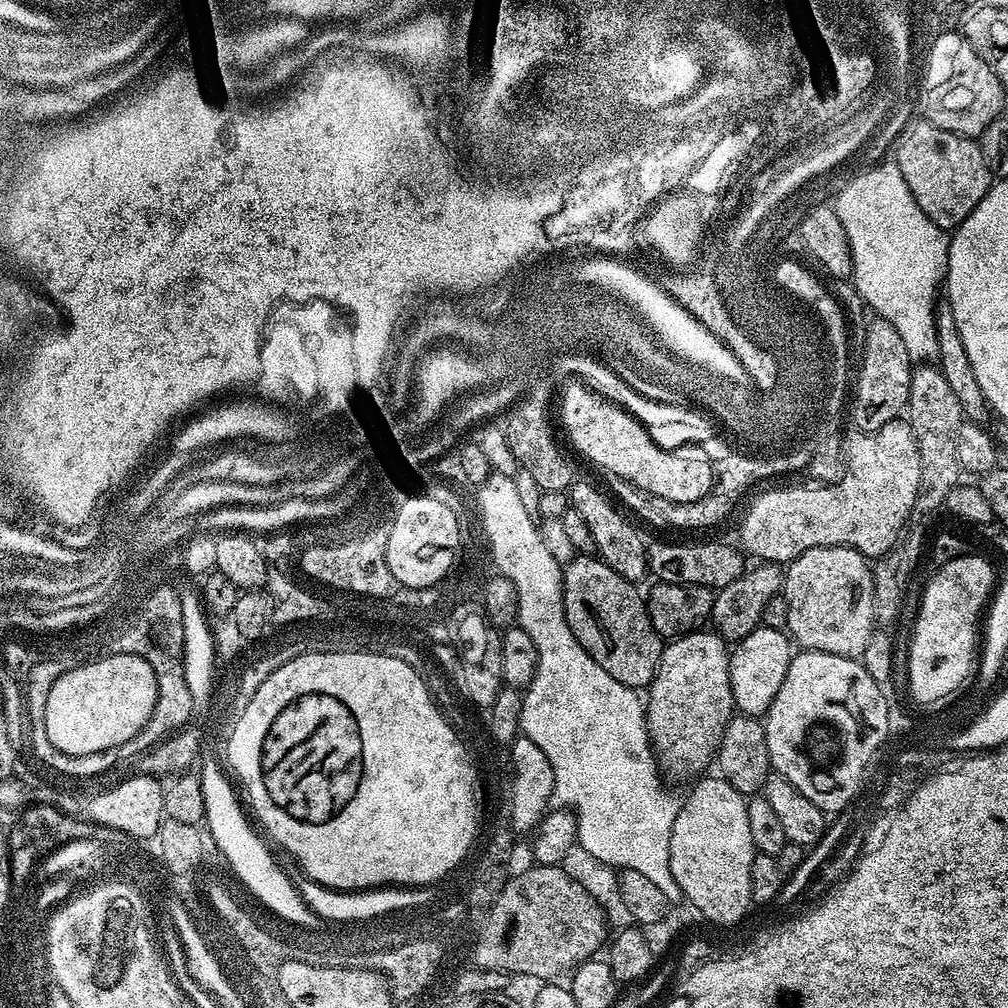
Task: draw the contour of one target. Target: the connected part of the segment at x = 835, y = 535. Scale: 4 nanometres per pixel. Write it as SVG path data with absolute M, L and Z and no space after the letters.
M904 418L886 422L886 426L873 432L857 431L855 435L848 442L846 440L845 476L838 483L810 486L812 488L772 488L749 506L740 524L738 541L739 547L749 557L757 556L757 561L784 566L798 559L806 550L822 546L846 546L869 558L888 555L912 519L912 507L918 498L922 478L918 442L914 438L914 430Z

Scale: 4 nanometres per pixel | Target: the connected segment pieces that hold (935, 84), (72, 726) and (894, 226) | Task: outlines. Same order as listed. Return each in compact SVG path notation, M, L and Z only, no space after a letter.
M948 31L927 45L926 68L920 83L918 112L947 132L978 138L990 122L1001 119L1005 85L959 31Z
M117 652L116 655L104 654L100 662L90 662L78 670L72 669L54 682L49 697L46 698L48 741L58 750L71 756L96 755L99 752L110 752L125 747L129 743L127 740L136 740L146 727L147 720L154 710L155 698L155 674L150 662L126 652Z
M880 162L872 169L872 174L857 180L851 188L841 196L840 216L847 225L852 251L851 283L856 283L860 296L873 308L879 319L890 322L894 330L898 330L910 358L914 362L932 362L938 357L938 334L936 333L936 291L941 291L942 281L948 271L948 246L950 236L914 202L914 194L910 194L910 186L906 186L906 178L902 178L902 170L898 170L895 162Z

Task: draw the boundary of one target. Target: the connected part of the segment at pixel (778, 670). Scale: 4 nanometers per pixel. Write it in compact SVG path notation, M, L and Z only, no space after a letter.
M761 626L746 634L746 638L731 649L728 658L735 711L746 716L763 717L770 710L778 690L782 690L782 678L786 678L786 670L790 670L793 655L794 644L787 631L779 632Z

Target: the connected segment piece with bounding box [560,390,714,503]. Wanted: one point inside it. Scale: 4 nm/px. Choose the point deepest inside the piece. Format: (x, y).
(607, 435)

